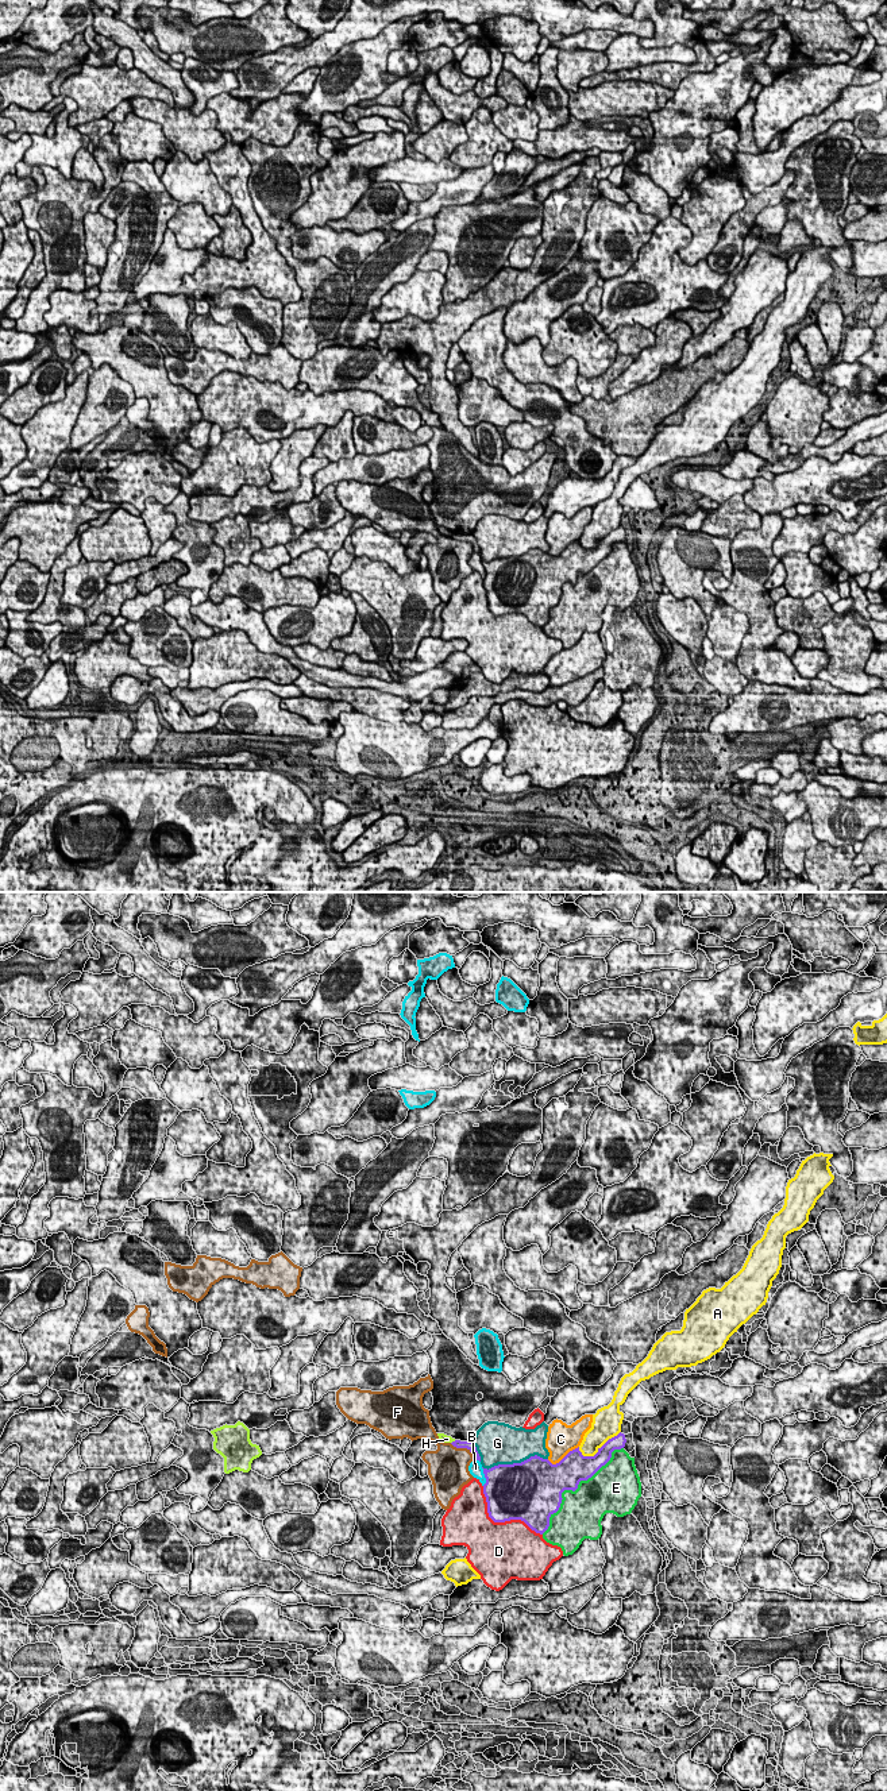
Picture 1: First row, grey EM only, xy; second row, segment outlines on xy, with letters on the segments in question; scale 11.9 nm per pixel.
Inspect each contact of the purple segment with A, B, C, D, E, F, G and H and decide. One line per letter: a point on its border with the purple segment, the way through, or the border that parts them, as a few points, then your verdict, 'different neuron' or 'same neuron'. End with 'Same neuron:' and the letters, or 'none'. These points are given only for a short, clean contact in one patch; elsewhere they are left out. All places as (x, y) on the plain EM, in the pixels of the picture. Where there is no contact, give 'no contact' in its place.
A: meets purple in xy at (598, 543); different neuron
B: meets purple in xy at (485, 570); different neuron
C: meets purple in xy at (563, 551); different neuron
D: meets purple in xy at (501, 614); different neuron
E: meets purple in xy at (575, 582); different neuron
F: meets purple in xy at (463, 540); border along xy (450, 536), (457, 540), (465, 540), (474, 551); different neuron
G: meets purple in xy at (515, 556); different neuron
H: meets purple in xy at (452, 535); border along xy (455, 533), (451, 536); different neuron
Same neuron: none

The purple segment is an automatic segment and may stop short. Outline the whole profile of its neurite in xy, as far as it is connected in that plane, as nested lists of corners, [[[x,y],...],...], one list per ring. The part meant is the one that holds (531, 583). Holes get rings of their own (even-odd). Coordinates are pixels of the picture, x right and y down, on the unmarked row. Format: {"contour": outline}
{"contour": [[[620,525],[598,541],[598,545],[594,549],[583,549],[578,540],[570,544],[556,557],[535,548],[521,556],[498,557],[489,563],[483,561],[486,571],[483,587],[487,595],[489,610],[494,615],[521,613],[532,624],[543,628],[549,619],[549,610],[560,601],[563,593],[562,586],[564,583],[575,584],[581,574],[591,571],[610,553],[612,545],[624,541],[625,536],[625,528]]]}

